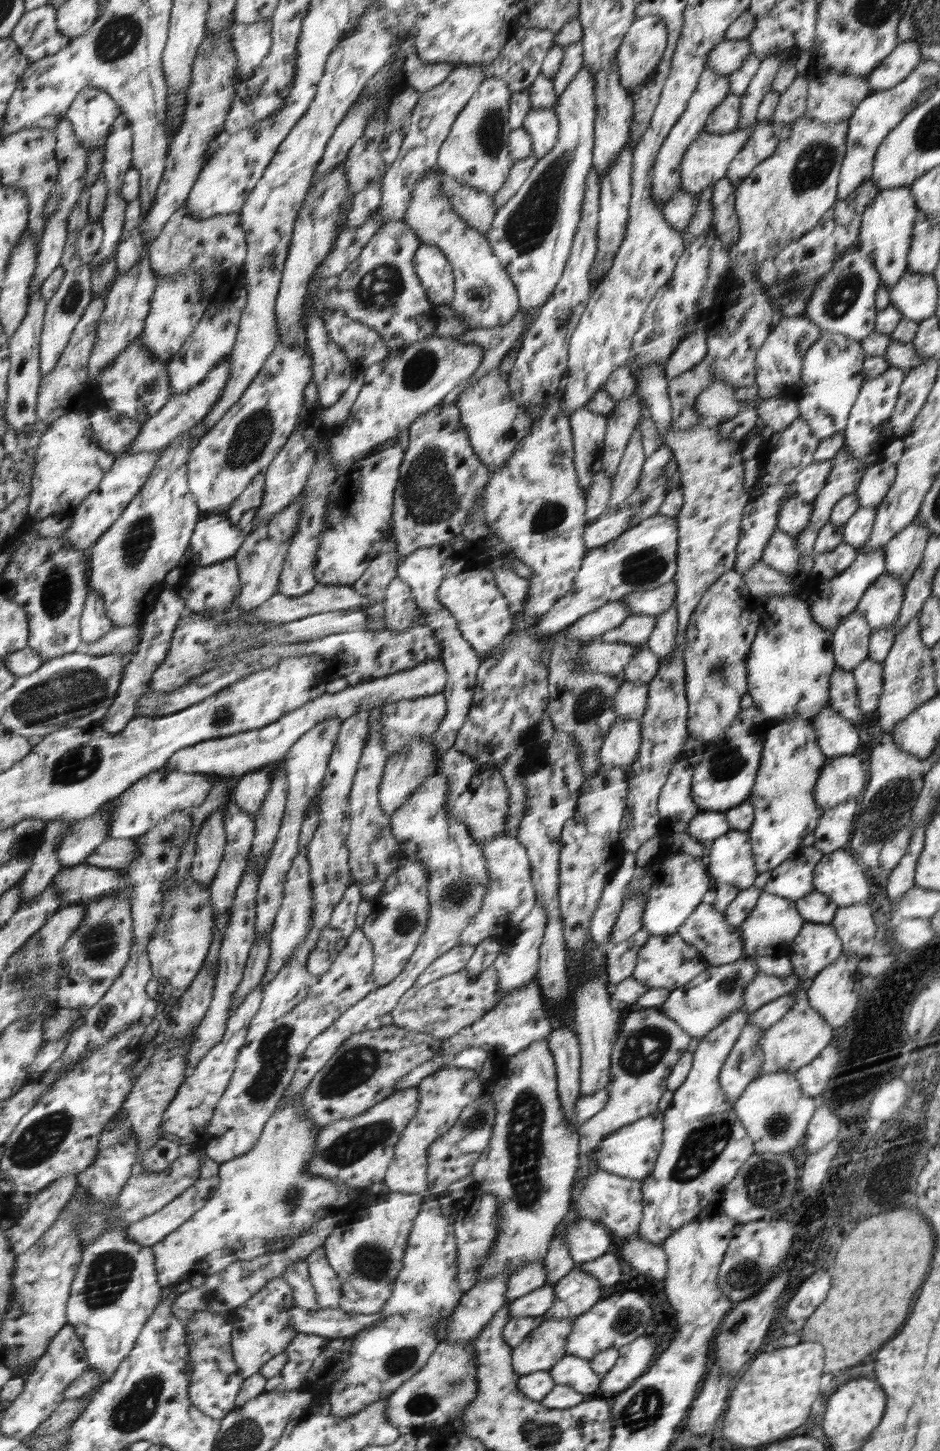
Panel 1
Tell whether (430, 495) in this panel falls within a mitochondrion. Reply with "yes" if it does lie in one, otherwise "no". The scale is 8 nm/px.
yes

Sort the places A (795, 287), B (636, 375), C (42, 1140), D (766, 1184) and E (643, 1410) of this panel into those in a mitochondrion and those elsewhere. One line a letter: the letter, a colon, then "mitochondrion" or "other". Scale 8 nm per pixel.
A: mitochondrion
B: other
C: mitochondrion
D: mitochondrion
E: mitochondrion

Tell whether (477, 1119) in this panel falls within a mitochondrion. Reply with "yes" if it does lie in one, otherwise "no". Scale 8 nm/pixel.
yes

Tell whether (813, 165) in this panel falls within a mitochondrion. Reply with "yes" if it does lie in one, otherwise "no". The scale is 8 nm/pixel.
yes

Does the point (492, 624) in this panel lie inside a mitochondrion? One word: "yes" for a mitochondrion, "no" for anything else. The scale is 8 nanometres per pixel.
yes

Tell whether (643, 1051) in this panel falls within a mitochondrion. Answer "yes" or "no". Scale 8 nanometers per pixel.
yes

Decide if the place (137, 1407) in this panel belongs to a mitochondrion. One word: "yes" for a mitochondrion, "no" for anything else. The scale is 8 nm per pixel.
yes

